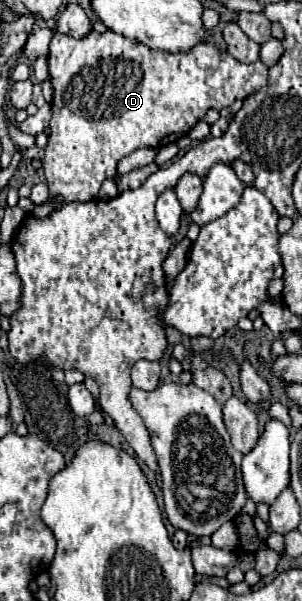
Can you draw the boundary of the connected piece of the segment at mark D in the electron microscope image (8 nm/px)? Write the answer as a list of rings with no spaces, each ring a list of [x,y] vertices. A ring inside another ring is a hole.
[[[92,30],[84,38],[72,38],[56,32],[50,42],[48,64],[54,100],[44,176],[50,188],[50,198],[62,194],[64,202],[96,200],[102,182],[116,176],[116,164],[120,158],[138,148],[158,150],[166,144],[178,142],[210,108],[228,108],[234,100],[244,100],[268,82],[268,66],[260,60],[254,64],[240,64],[228,52],[218,52],[210,44],[198,44],[188,54],[160,52],[112,30],[102,34]]]

